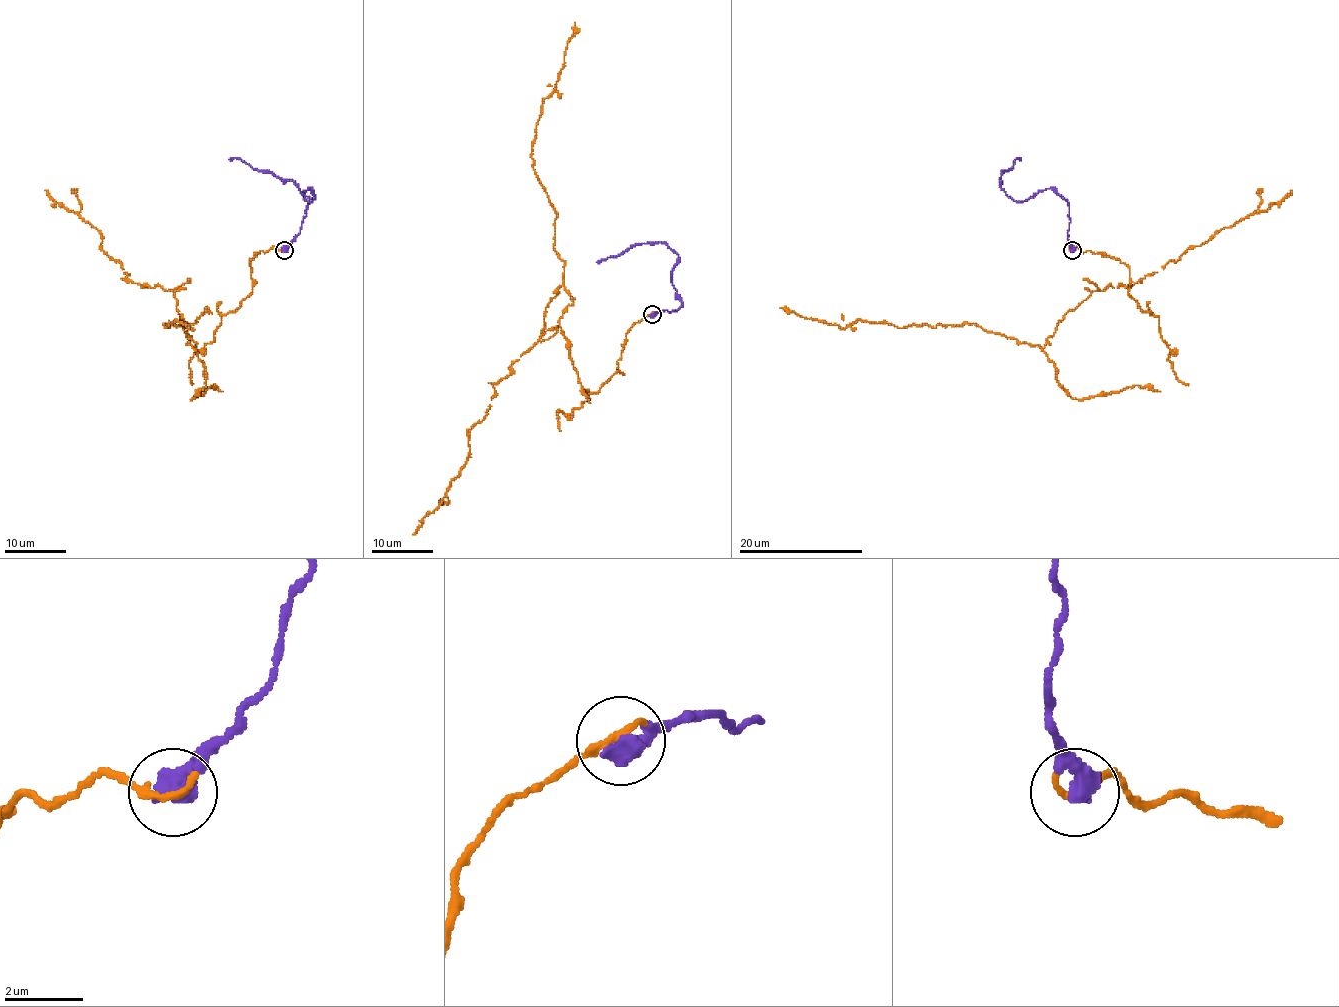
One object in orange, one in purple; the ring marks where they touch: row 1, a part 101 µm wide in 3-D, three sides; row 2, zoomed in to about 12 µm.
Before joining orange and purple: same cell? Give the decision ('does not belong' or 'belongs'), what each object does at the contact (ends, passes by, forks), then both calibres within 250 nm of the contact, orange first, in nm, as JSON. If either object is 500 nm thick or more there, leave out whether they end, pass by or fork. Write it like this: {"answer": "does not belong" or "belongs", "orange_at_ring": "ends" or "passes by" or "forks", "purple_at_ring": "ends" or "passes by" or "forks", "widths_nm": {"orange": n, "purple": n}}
{"answer": "belongs", "widths_nm": {"orange": 240, "purple": 600}}

